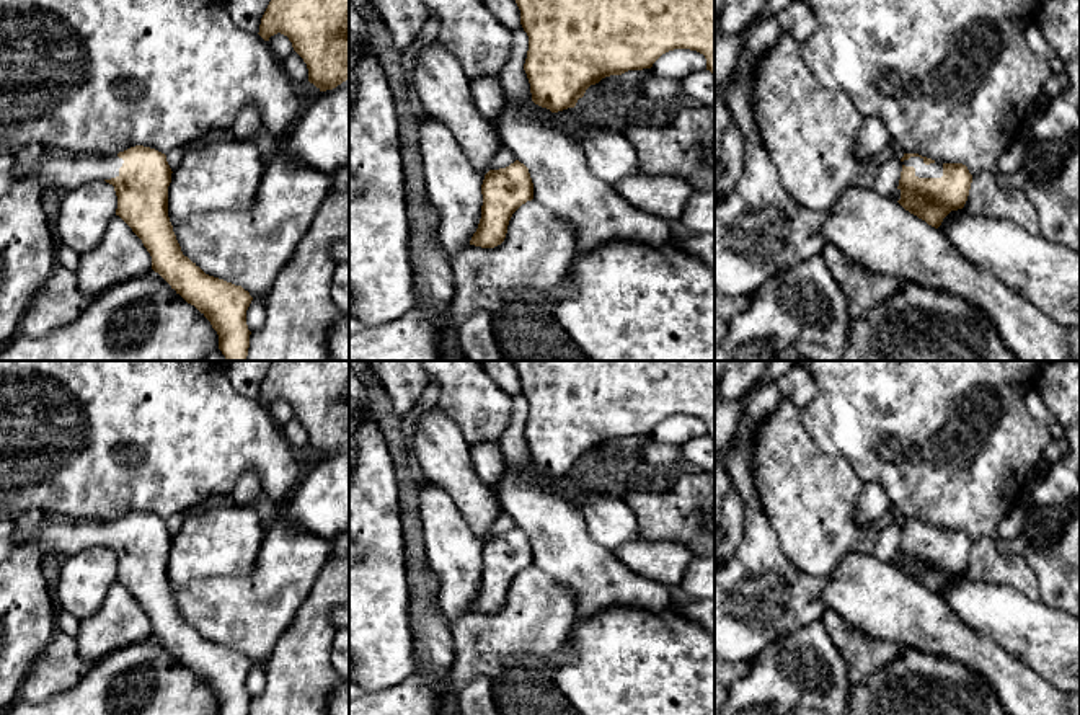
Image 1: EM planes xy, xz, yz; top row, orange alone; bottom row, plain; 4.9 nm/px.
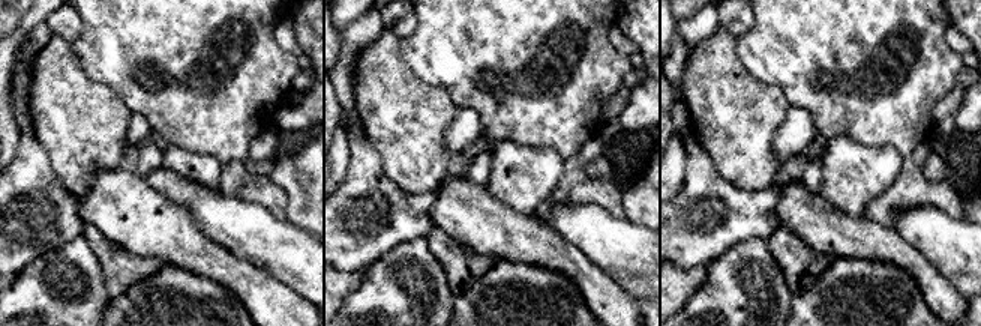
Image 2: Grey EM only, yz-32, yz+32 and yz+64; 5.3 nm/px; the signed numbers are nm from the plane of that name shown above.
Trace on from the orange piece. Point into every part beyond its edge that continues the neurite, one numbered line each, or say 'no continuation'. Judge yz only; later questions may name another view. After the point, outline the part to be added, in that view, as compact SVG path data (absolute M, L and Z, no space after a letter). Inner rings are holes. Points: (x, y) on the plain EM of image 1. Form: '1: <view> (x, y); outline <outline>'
1: yz (933, 536); outline M910 522L909 526L904 526L902 531L914 532L915 542L918 542L918 544L941 544L943 542L943 529L941 527L925 531L923 524Z

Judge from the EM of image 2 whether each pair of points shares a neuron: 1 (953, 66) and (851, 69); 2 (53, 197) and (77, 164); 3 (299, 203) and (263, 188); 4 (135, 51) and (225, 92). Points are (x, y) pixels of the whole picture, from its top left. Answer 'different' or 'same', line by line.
1: same
2: different
3: different
4: same

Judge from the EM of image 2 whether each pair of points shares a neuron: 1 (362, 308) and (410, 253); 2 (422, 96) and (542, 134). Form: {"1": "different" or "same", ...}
{"1": "same", "2": "different"}

